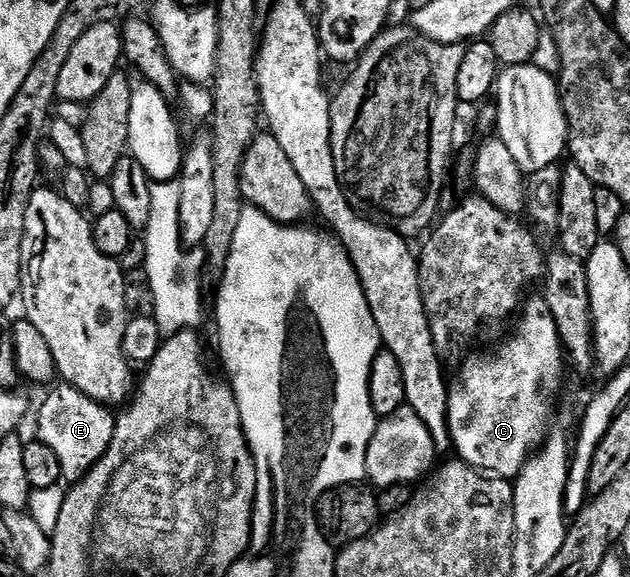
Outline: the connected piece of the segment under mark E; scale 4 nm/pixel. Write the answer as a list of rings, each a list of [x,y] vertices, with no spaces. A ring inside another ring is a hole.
[[[69,385],[55,386],[50,396],[38,411],[37,438],[52,449],[59,458],[62,474],[70,481],[77,481],[88,474],[104,457],[114,436],[115,416],[110,416],[111,408],[98,403],[80,389]]]

